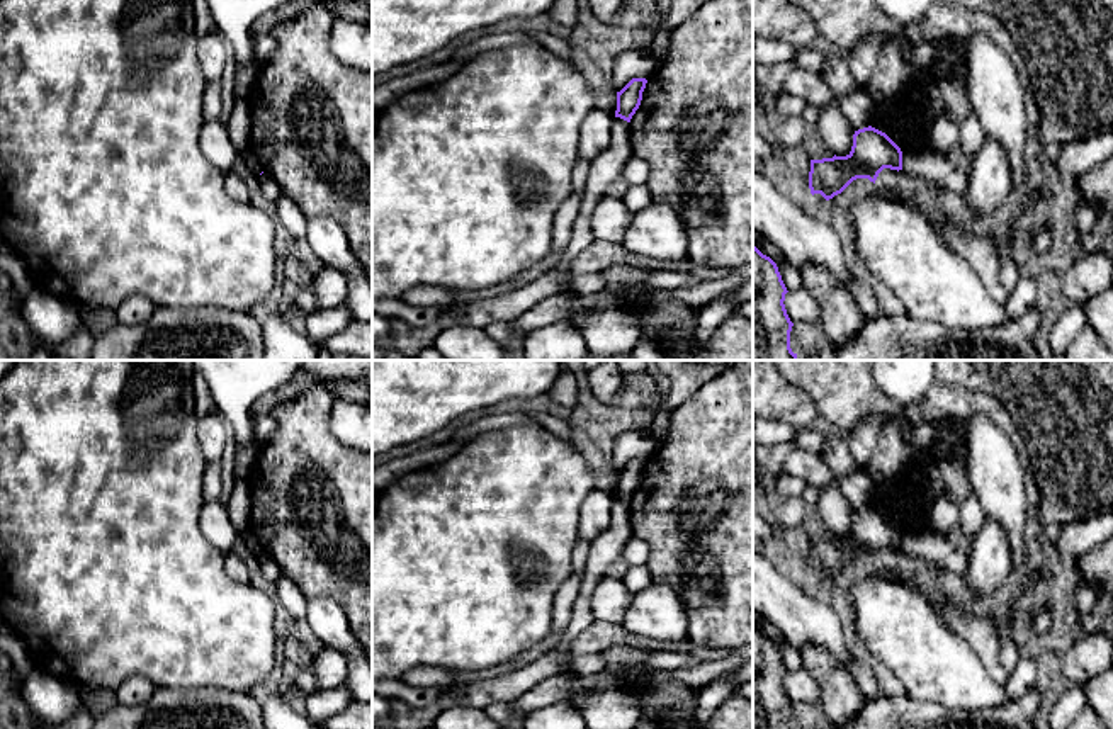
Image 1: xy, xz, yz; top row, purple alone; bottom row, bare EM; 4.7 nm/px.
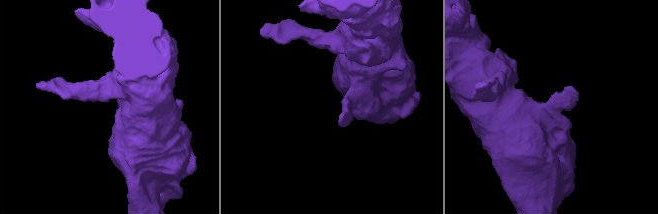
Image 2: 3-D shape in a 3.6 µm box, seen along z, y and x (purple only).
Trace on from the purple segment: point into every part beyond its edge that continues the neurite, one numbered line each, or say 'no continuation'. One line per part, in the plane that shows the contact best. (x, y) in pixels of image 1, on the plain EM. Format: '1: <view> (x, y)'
no continuation

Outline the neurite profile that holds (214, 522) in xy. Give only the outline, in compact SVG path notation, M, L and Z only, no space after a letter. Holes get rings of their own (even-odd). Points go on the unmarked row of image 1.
M219 498L204 501L199 527L204 537L223 554L229 556L233 544L238 540L240 534L233 527L228 508L219 501Z

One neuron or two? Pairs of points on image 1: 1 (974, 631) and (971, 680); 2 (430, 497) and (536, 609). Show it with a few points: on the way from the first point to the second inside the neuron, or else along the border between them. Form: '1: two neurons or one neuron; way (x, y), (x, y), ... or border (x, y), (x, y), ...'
1: two neurons; border (942, 621), (972, 648), (994, 680)
2: one neuron; way (451, 524), (508, 582)

